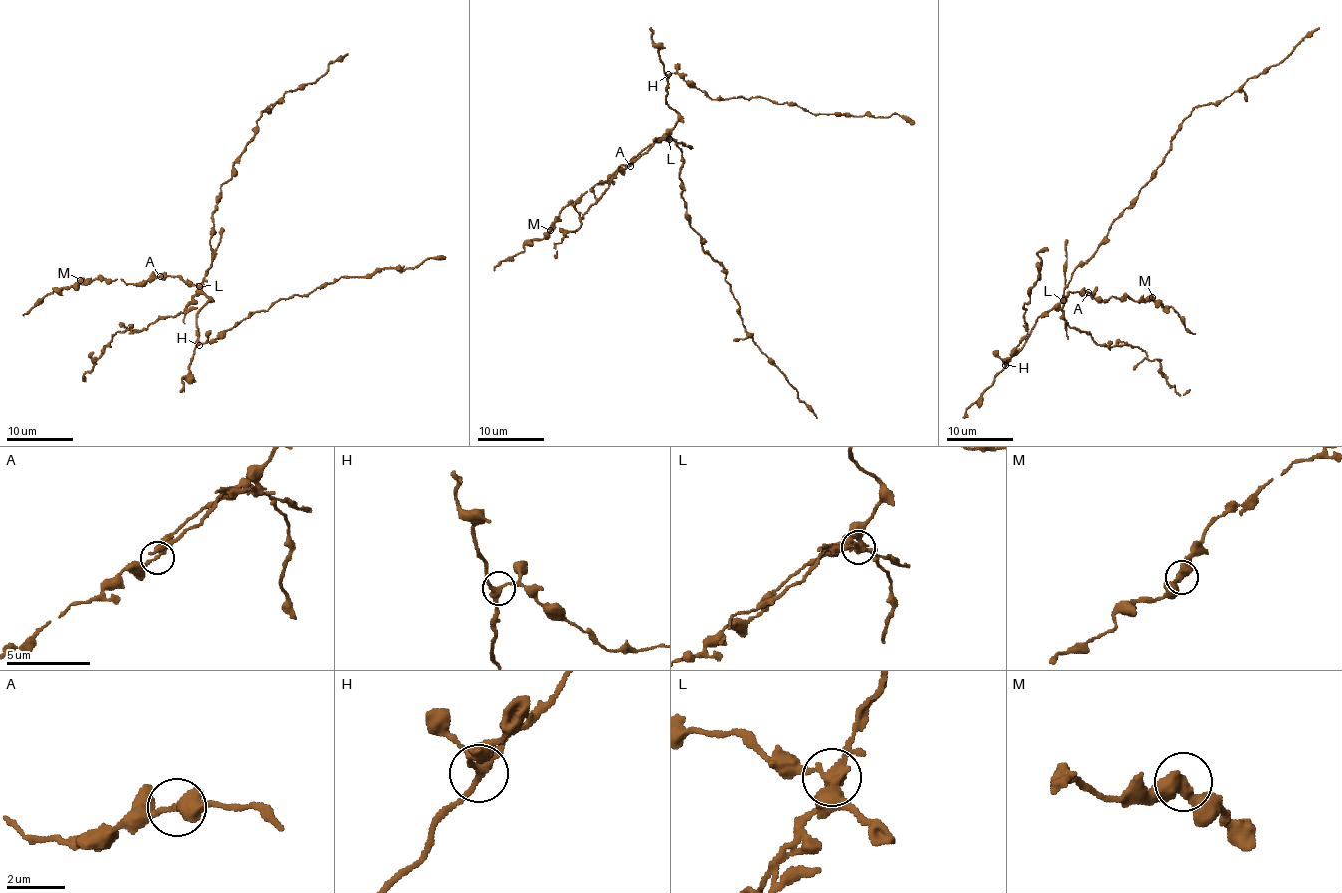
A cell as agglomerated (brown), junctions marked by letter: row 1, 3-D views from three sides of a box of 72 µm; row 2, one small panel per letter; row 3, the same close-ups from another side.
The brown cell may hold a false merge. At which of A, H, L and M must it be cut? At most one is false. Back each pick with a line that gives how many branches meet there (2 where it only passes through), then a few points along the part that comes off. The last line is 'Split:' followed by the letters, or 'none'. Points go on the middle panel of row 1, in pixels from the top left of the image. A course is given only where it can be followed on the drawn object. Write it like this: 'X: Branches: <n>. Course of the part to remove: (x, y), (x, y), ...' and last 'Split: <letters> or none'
L: Branches: 3. Course of the part to remove: (669, 139), (663, 136), (645, 153), (618, 167), (608, 188), (581, 218), (580, 227), (555, 244), (555, 258)
Split: L

